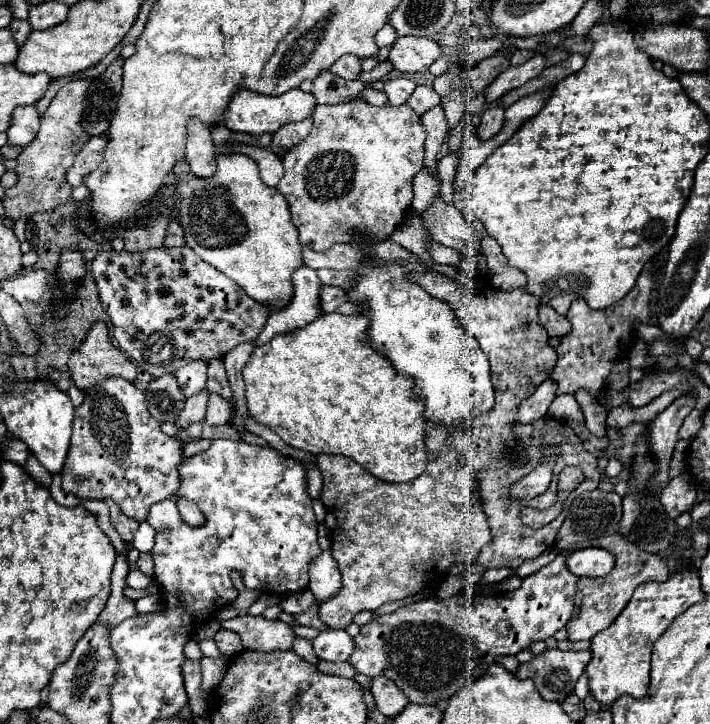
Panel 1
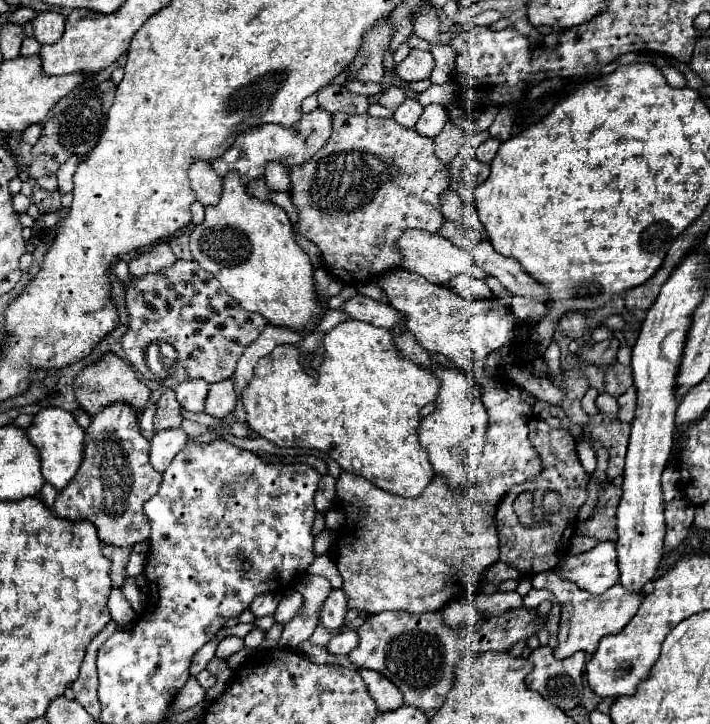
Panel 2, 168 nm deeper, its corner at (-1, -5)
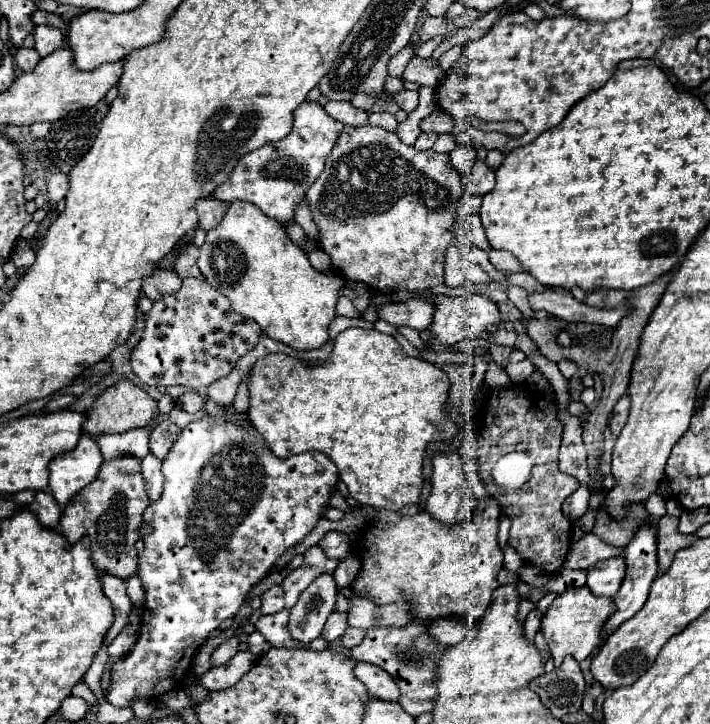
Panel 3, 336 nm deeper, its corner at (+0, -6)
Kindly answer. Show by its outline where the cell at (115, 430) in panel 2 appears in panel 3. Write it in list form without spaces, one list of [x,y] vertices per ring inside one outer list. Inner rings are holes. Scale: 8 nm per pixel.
[[[130,454],[104,460],[96,480],[74,494],[72,500],[62,508],[62,518],[58,526],[68,542],[80,540],[86,532],[92,542],[94,566],[98,566],[100,572],[112,572],[120,578],[130,578],[132,574],[136,574],[138,552],[134,544],[140,538],[142,512],[150,504],[140,464],[142,462]]]

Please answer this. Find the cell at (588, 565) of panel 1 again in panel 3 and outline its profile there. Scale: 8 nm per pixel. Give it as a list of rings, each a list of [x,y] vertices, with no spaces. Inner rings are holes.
[[[622,556],[600,560],[586,570],[586,586],[596,596],[614,596],[624,580],[624,570],[626,566]]]

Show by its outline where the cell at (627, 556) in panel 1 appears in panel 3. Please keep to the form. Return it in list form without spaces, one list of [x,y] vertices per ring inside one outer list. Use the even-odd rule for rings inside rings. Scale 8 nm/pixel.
[[[588,586],[572,588],[554,598],[548,612],[542,616],[542,632],[548,642],[550,654],[554,658],[556,668],[562,664],[562,660],[568,656],[574,656],[578,662],[586,660],[594,650],[600,648],[604,640],[604,626],[608,618],[616,612],[616,606],[612,598],[600,598],[594,596]]]

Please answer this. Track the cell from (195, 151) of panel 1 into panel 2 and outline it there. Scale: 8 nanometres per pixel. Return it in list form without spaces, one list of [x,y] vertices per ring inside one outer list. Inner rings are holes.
[[[197,161],[189,169],[189,181],[191,189],[195,191],[195,197],[201,205],[217,205],[223,193],[221,179],[213,173],[211,165],[205,161]]]

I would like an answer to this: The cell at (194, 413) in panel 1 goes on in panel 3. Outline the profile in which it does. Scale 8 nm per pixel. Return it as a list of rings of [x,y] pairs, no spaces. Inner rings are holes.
[[[148,454],[142,460],[142,474],[144,474],[146,486],[148,486],[148,496],[152,500],[160,496],[160,490],[162,490],[162,484],[164,484],[164,476],[162,476],[160,468],[162,468],[162,460],[156,458],[154,454]]]

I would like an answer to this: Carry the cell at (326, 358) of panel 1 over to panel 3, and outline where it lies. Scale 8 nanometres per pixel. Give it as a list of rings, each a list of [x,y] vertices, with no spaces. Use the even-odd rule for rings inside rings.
[[[348,328],[344,332],[340,332],[336,336],[334,342],[334,350],[330,354],[330,358],[326,360],[324,366],[306,366],[306,362],[300,362],[288,354],[268,354],[262,360],[258,360],[252,370],[250,370],[250,380],[248,380],[248,392],[250,392],[250,408],[248,408],[248,420],[252,422],[252,426],[256,428],[258,434],[262,434],[262,438],[266,440],[268,448],[284,458],[284,456],[292,456],[292,454],[300,454],[300,452],[324,452],[326,456],[330,456],[330,460],[338,466],[338,472],[342,476],[342,482],[346,484],[350,496],[354,500],[358,500],[360,504],[368,504],[368,506],[376,506],[376,508],[384,508],[384,510],[400,510],[406,504],[416,504],[420,500],[422,494],[422,460],[424,460],[424,450],[426,444],[432,440],[452,440],[456,434],[456,424],[450,422],[450,418],[444,414],[442,404],[448,398],[448,390],[450,390],[450,380],[448,376],[434,364],[428,364],[420,358],[410,358],[408,354],[404,356],[400,344],[396,342],[394,336],[382,334],[374,328]]]

